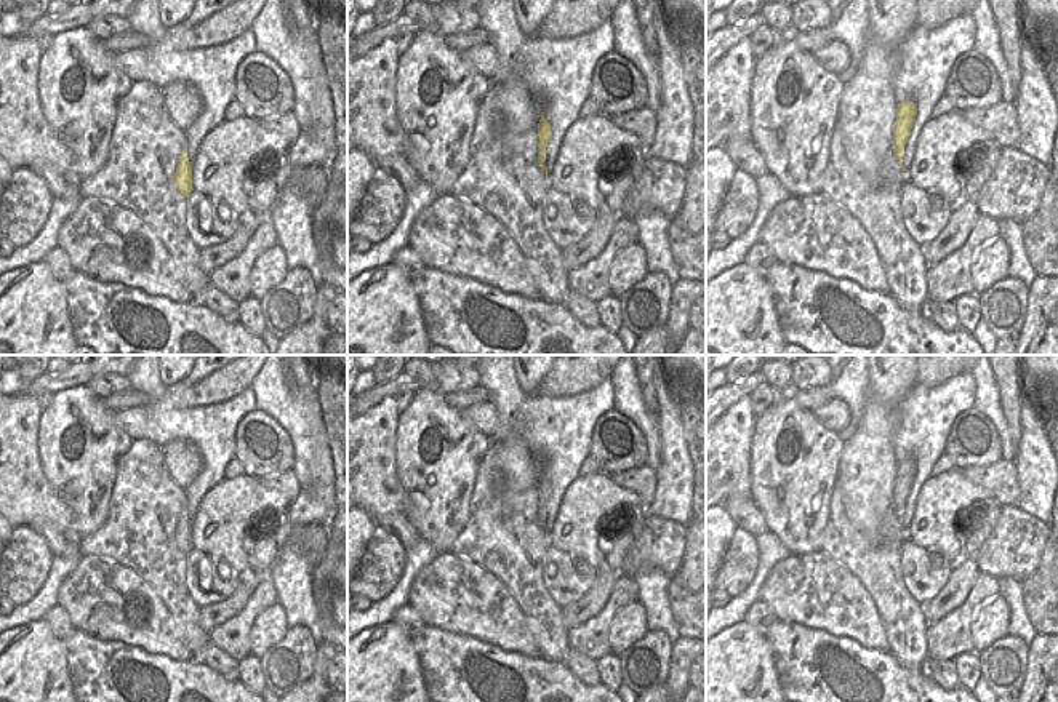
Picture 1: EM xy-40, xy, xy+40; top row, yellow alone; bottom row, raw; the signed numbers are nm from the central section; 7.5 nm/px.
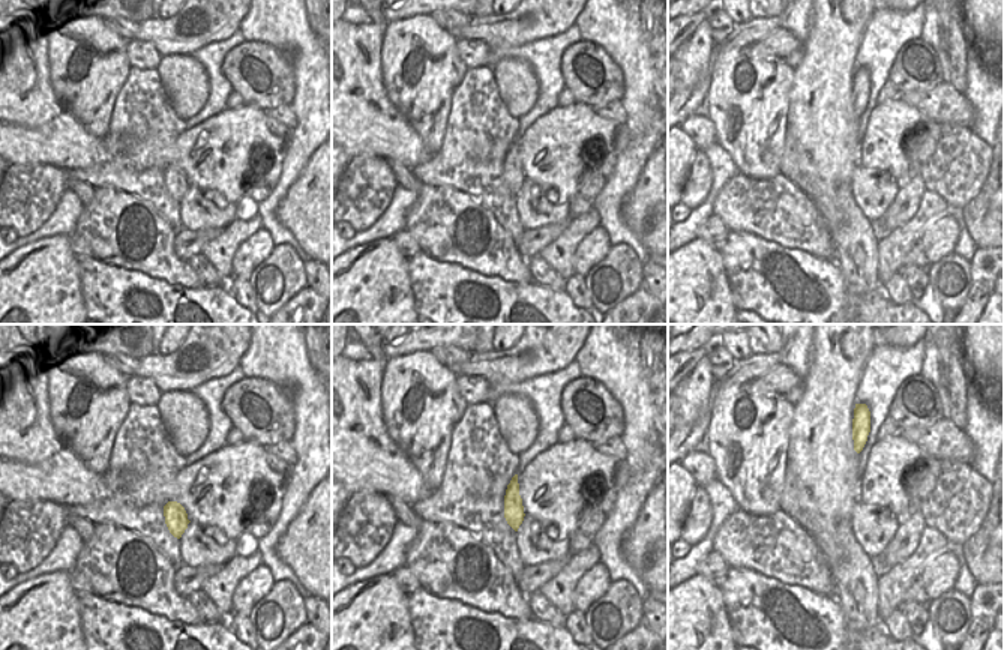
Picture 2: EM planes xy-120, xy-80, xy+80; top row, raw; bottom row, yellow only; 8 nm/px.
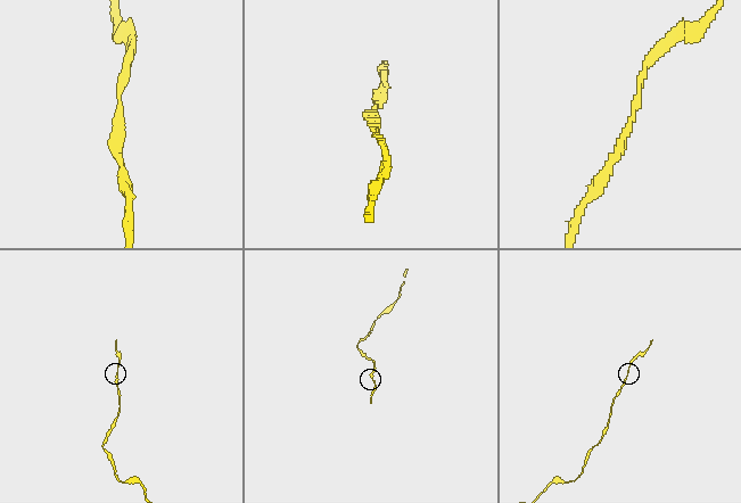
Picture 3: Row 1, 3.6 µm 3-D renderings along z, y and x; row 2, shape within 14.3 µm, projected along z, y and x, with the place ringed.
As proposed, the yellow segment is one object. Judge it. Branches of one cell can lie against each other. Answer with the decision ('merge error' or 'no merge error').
no merge error

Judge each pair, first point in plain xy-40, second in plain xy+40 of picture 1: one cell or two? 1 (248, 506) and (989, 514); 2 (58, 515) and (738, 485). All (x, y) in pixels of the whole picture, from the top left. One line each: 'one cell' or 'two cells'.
1: two cells
2: one cell

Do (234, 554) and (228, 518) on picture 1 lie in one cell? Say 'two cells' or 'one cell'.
one cell

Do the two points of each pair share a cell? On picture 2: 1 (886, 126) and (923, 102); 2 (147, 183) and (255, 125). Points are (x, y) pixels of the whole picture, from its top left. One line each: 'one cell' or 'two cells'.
1: two cells
2: two cells

